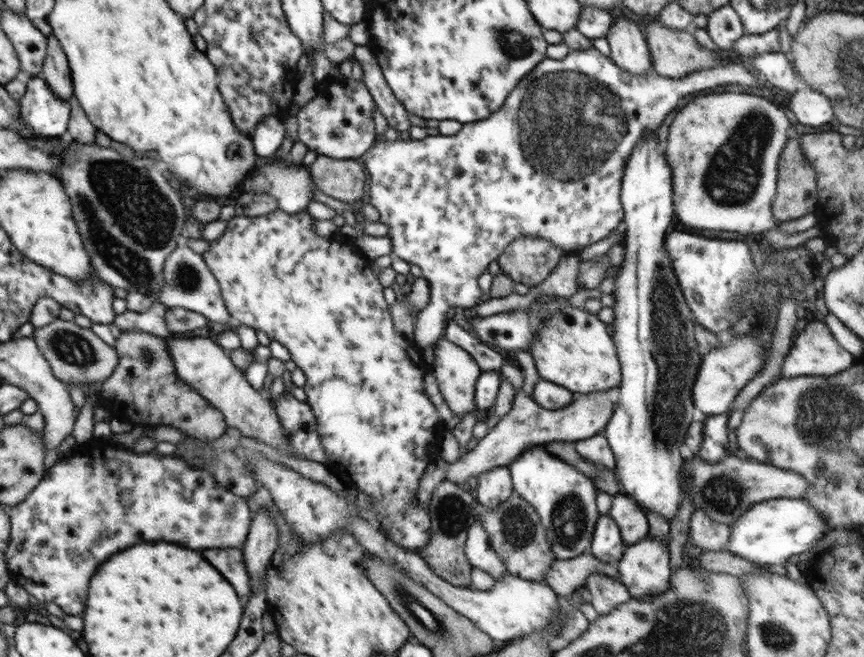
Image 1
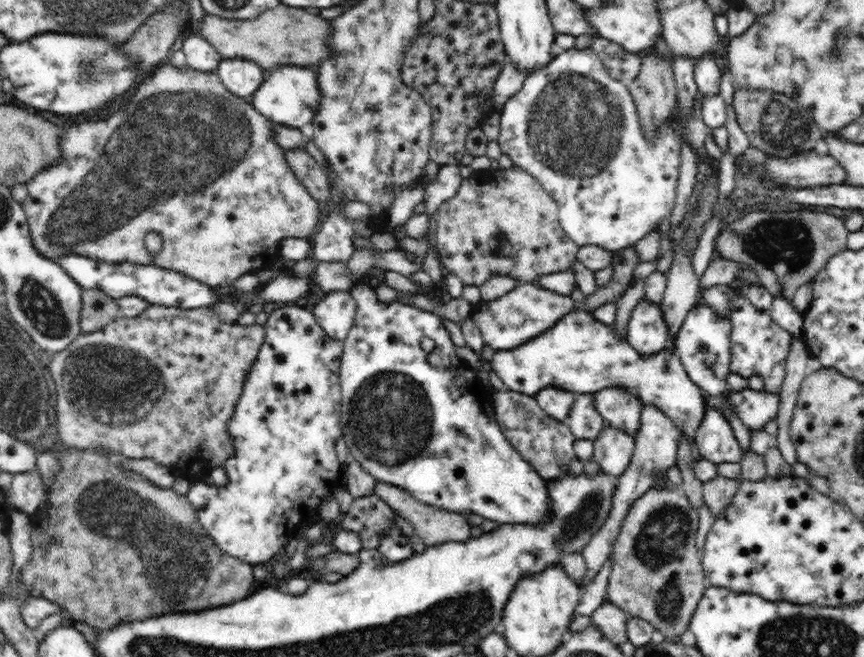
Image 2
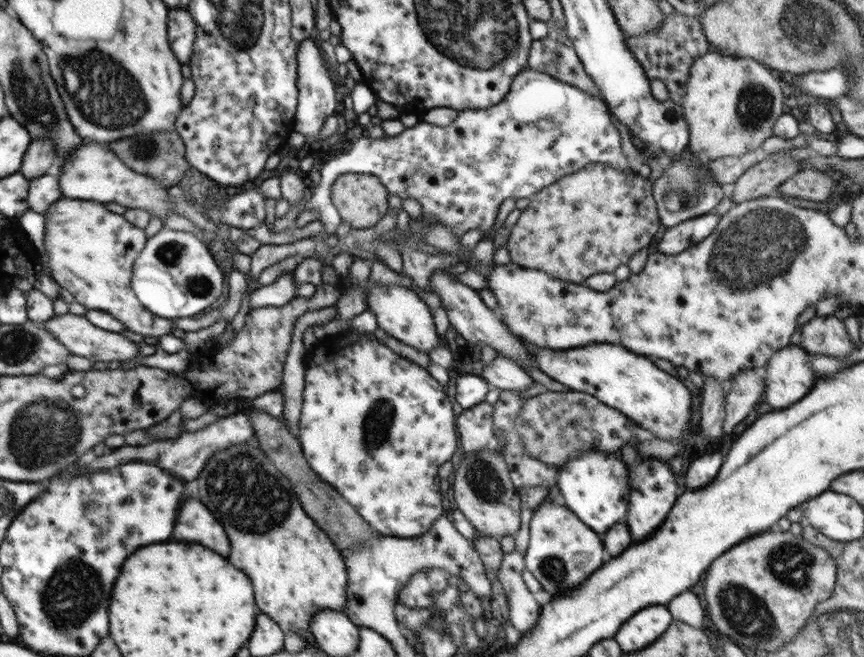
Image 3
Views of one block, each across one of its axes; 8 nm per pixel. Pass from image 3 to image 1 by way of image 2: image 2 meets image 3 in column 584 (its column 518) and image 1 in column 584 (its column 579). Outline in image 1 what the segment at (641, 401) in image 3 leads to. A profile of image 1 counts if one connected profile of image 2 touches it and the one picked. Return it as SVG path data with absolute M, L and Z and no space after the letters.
M569 304L566 309L552 314L534 334L530 351L538 376L576 395L608 390L622 382L616 343L608 332L607 324L584 308Z

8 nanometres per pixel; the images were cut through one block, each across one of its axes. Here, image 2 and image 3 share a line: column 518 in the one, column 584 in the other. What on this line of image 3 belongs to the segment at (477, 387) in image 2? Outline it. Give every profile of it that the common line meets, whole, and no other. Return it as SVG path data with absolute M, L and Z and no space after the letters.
M588 451L578 453L566 465L557 468L560 495L564 504L594 533L604 534L612 526L624 522L630 503L630 466L622 461L622 454Z

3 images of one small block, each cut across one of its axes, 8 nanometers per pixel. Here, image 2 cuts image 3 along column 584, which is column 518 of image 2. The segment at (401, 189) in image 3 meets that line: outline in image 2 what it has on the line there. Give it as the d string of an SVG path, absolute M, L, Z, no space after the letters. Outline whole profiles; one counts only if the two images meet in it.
M569 49L564 52L556 51L554 58L546 66L546 78L536 78L536 72L528 74L525 78L522 90L519 90L502 108L499 113L500 129L497 142L504 154L507 154L514 165L530 173L541 185L544 190L557 202L559 208L559 221L561 227L579 247L586 245L600 246L614 254L626 248L633 248L634 244L644 238L653 228L658 225L662 218L667 218L674 208L677 197L677 184L681 166L681 141L679 129L675 122L666 122L654 138L647 138L642 132L636 105L628 89L628 85L622 81L614 79L608 75L603 62L591 50Z

